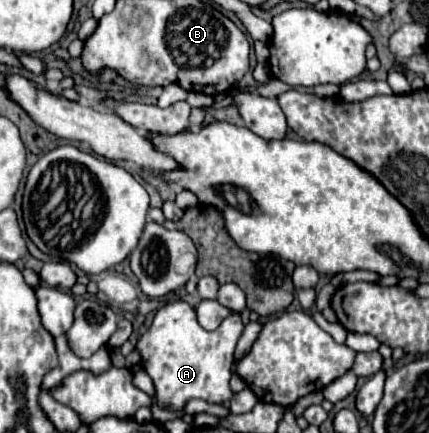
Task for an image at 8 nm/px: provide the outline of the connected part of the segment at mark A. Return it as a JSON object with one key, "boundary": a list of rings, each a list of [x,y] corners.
{"boundary":[[[183,300],[165,304],[157,310],[151,328],[137,342],[143,368],[155,386],[155,404],[169,412],[183,412],[185,404],[195,398],[215,404],[231,400],[233,392],[229,380],[235,364],[233,352],[243,328],[245,324],[241,322],[241,316],[231,314],[219,324],[219,328],[207,332],[197,324],[195,310]]]}

